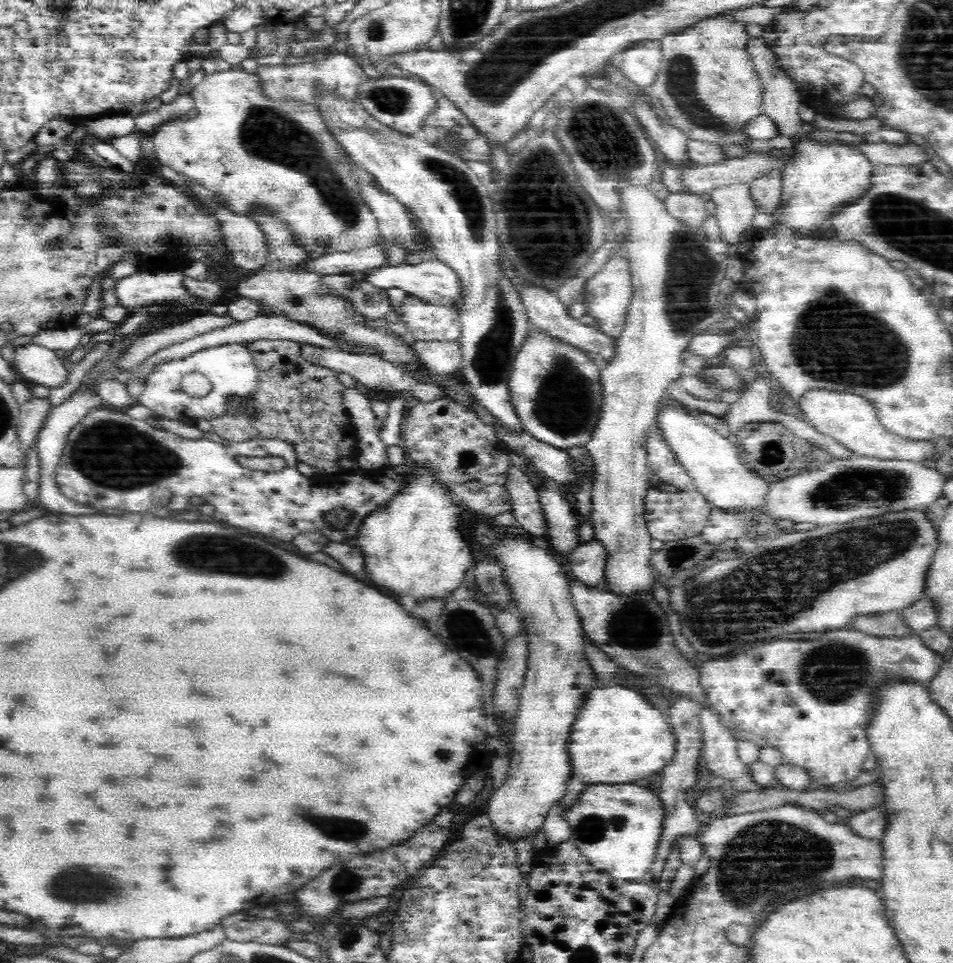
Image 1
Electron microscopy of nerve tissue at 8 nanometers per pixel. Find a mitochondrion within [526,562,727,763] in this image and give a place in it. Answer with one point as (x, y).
(640, 627)

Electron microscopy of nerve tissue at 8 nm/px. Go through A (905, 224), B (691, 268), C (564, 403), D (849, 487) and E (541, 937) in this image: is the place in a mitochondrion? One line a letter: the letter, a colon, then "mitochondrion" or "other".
A: mitochondrion
B: mitochondrion
C: mitochondrion
D: mitochondrion
E: other

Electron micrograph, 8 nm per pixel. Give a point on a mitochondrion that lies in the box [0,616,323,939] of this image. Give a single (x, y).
(87, 890)

